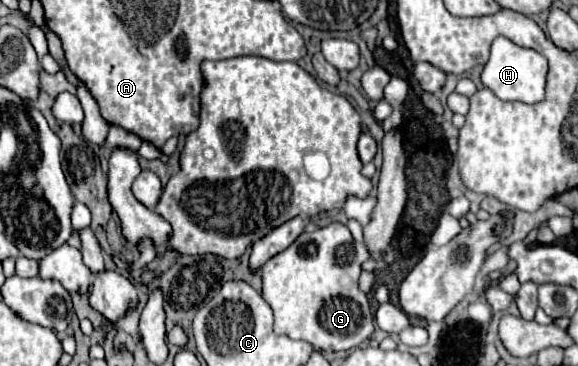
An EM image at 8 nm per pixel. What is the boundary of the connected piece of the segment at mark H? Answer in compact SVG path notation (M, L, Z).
M497 38L491 44L491 56L481 72L481 82L489 90L493 90L501 100L521 100L527 104L535 104L545 98L547 70L547 58L543 58L543 54L539 54L537 50L517 46L507 38Z

